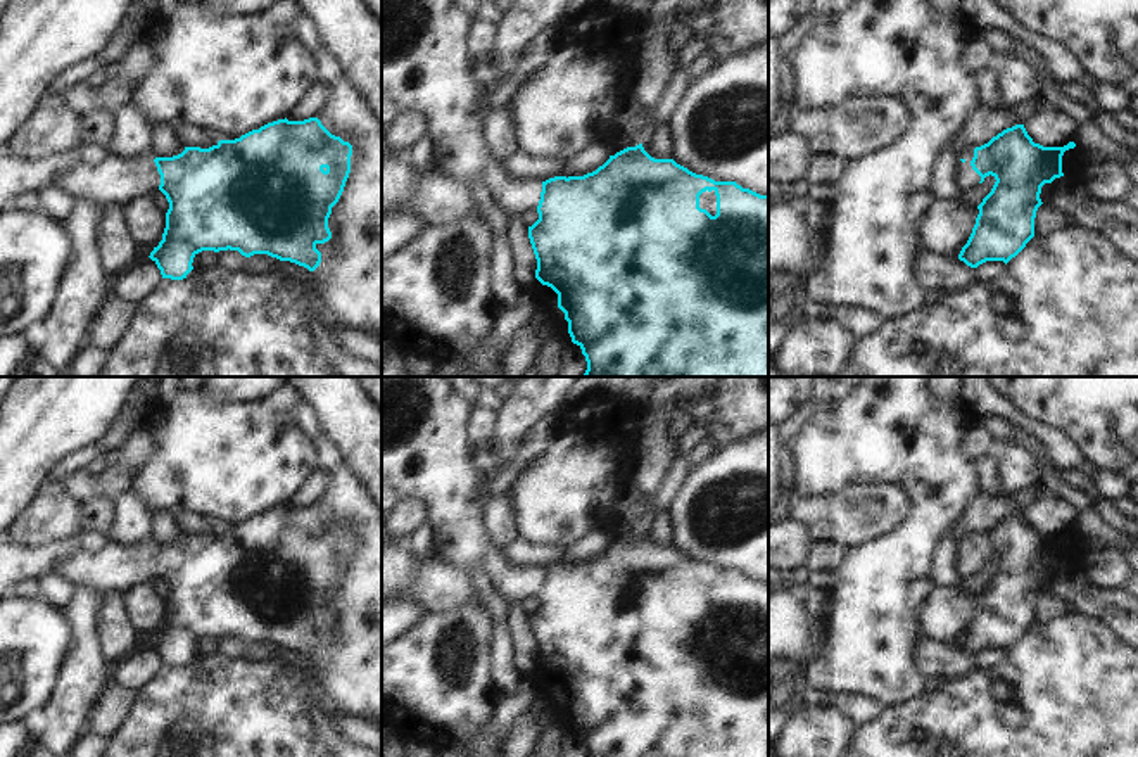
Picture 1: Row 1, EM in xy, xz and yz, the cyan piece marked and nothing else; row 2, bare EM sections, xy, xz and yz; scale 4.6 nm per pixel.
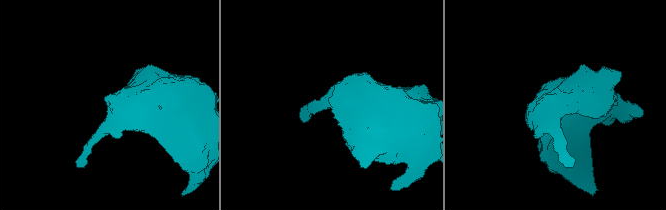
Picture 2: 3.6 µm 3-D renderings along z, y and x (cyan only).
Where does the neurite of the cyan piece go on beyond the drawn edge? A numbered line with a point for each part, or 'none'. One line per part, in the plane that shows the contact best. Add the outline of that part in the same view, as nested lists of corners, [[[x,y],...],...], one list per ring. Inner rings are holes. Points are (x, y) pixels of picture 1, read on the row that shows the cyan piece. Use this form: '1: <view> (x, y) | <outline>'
1: yz (966, 177) | [[[974,149],[969,150],[962,157],[958,169],[957,169],[957,183],[958,183],[962,192],[976,187],[981,181],[981,176],[970,166],[972,157],[974,157]]]

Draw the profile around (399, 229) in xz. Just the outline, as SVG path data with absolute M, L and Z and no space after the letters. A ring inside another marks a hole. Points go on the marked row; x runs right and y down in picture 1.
M418 213L382 216L382 259L409 245L428 223Z

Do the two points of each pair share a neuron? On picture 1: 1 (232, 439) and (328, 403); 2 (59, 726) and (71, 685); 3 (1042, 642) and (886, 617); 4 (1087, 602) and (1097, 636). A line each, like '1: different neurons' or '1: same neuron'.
1: different neurons
2: same neuron
3: different neurons
4: different neurons

